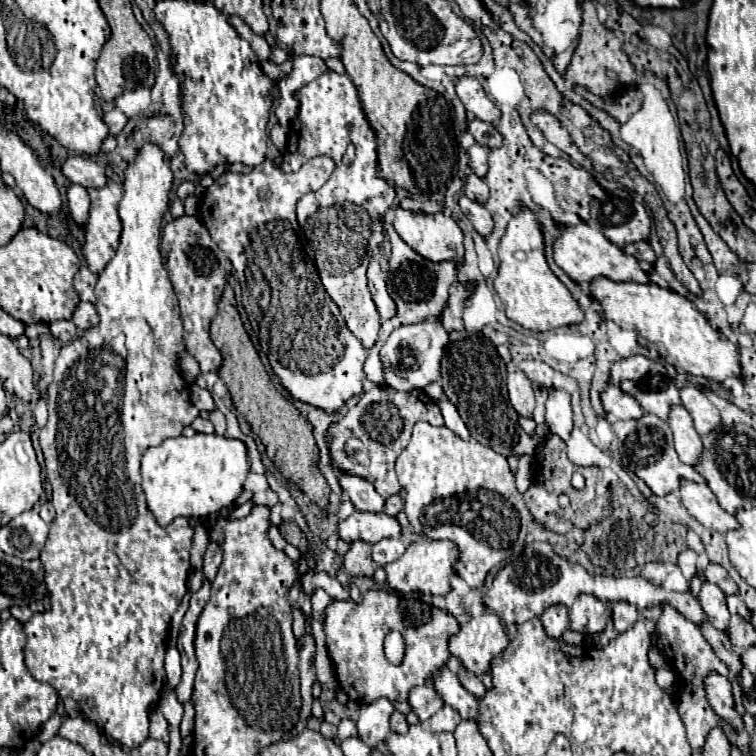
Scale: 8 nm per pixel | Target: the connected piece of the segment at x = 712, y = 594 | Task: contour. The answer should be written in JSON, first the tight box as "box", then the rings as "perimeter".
{"box":[699,582,729,632],"perimeter":[[[703,582],[703,588],[699,592],[699,602],[703,612],[707,614],[707,620],[721,632],[727,632],[729,626],[729,610],[725,604],[725,594],[721,592],[721,588],[717,588],[715,584]]]}

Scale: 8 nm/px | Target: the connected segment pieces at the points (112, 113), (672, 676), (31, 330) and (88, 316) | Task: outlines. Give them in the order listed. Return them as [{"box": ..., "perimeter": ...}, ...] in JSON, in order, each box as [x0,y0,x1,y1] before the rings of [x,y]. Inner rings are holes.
[{"box":[103,110,127,136],"perimeter":[[[109,110],[109,112],[103,114],[103,122],[105,122],[107,128],[109,128],[109,136],[117,136],[117,132],[121,132],[121,128],[125,126],[127,116],[121,114],[119,110]]]},{"box":[655,668,677,691],"perimeter":[[[663,668],[663,670],[657,670],[657,672],[655,672],[655,680],[664,691],[667,691],[676,679],[677,674],[675,674],[671,668]]]},{"box":[24,323,50,338],"perimeter":[[[35,323],[25,326],[24,334],[29,338],[39,338],[42,335],[48,335],[50,333],[49,326],[47,324]]]},{"box":[73,302,99,330],"perimeter":[[[81,302],[81,304],[75,308],[75,312],[73,312],[73,322],[75,322],[75,326],[81,328],[81,330],[89,330],[89,328],[97,326],[97,324],[99,324],[99,316],[97,316],[95,306],[89,304],[89,302]]]}]

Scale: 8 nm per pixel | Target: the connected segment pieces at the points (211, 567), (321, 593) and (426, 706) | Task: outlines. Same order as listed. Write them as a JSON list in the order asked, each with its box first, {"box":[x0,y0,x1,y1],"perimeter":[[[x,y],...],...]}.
[{"box":[203,540,223,582],"perimeter":[[[211,540],[207,546],[207,552],[205,552],[205,558],[203,558],[203,574],[209,582],[215,578],[221,562],[223,562],[223,552],[221,552],[219,544]]]},{"box":[311,590,331,622],"perimeter":[[[315,590],[313,594],[311,594],[311,604],[313,604],[313,620],[317,620],[317,622],[325,622],[325,610],[327,610],[327,606],[331,604],[331,598],[329,598],[329,594],[325,594],[325,590]]]},{"box":[409,684,443,722],"perimeter":[[[421,684],[409,692],[409,706],[417,714],[419,722],[427,722],[443,706],[443,700],[433,692],[431,684]]]}]

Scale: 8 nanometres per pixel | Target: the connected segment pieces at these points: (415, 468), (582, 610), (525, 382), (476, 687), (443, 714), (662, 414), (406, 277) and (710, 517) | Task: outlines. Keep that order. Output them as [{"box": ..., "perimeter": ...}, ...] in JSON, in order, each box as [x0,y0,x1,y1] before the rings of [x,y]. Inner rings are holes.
[{"box":[395,422,529,588],"perimeter":[[[417,422],[413,426],[409,446],[397,458],[395,470],[399,484],[403,486],[405,514],[409,524],[417,534],[425,534],[431,540],[451,540],[457,546],[459,556],[453,564],[453,570],[471,588],[481,588],[487,572],[501,560],[523,552],[529,510],[523,502],[523,496],[517,492],[515,476],[501,454],[477,444],[475,440],[463,440],[445,426],[435,428],[429,422]]]},{"box":[569,594,607,634],"perimeter":[[[581,594],[569,608],[569,622],[571,622],[571,630],[581,634],[601,632],[607,624],[605,604],[601,604],[595,596]]]},{"box":[507,370,535,418],"perimeter":[[[521,370],[509,372],[507,390],[509,390],[509,400],[517,410],[517,414],[523,418],[531,418],[535,410],[535,392],[527,374]]]},{"box":[457,668,487,698],"perimeter":[[[459,668],[459,672],[457,672],[457,676],[459,676],[459,680],[461,680],[461,684],[473,694],[473,696],[477,696],[477,698],[481,698],[487,690],[485,690],[485,686],[481,684],[481,680],[473,674],[473,672],[469,672],[469,670],[465,670],[465,668]]]},{"box":[429,706,461,732],"perimeter":[[[443,706],[431,720],[429,720],[429,728],[433,732],[453,732],[455,726],[461,722],[461,716],[457,716],[457,710]]]},{"box":[611,354,679,420],"perimeter":[[[639,354],[613,362],[613,366],[611,366],[611,382],[615,386],[619,386],[625,394],[633,396],[643,406],[645,412],[651,412],[651,414],[659,416],[661,420],[667,420],[669,404],[679,404],[679,388],[667,376],[665,366],[659,364],[659,362],[653,362],[653,360],[645,358],[645,356],[639,356]]]},{"box":[381,228,457,336],"perimeter":[[[389,228],[389,240],[391,240],[391,258],[389,258],[389,274],[387,274],[387,292],[397,304],[397,314],[381,324],[381,330],[385,332],[389,330],[387,336],[399,324],[417,324],[427,318],[439,318],[443,308],[447,306],[449,286],[457,278],[457,268],[453,262],[431,264],[423,260],[391,228]],[[399,278],[401,278],[401,294],[399,294]]]},{"box":[681,480,737,534],"perimeter":[[[681,480],[681,502],[687,512],[697,518],[703,526],[725,534],[727,530],[737,528],[737,520],[733,514],[727,514],[719,504],[707,484],[697,484],[689,480]]]}]

